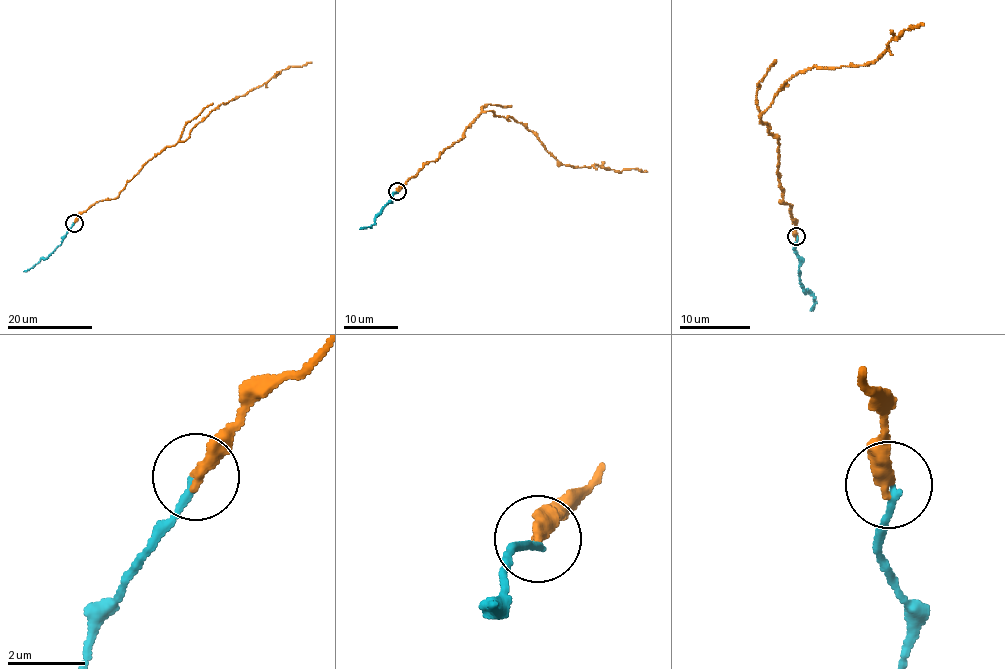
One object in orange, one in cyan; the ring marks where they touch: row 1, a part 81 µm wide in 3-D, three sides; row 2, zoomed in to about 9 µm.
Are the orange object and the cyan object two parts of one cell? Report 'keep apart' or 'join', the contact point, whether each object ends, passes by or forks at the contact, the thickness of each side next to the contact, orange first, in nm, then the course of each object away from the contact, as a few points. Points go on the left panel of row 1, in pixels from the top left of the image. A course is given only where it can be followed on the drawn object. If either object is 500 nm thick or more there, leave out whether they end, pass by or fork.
join | (74, 223) | orange ends | cyan ends | 360/170 nm | orange via (74, 222), (96, 202), (115, 199), (149, 160), (187, 138), (221, 103), (245, 96), (283, 69), (311, 62) | cyan via (73, 222), (54, 251), (23, 271)

